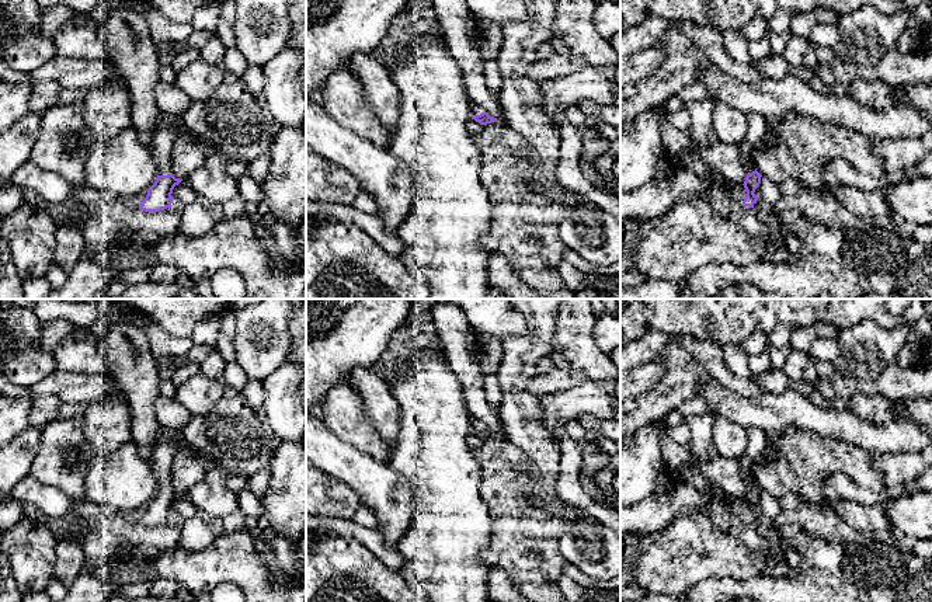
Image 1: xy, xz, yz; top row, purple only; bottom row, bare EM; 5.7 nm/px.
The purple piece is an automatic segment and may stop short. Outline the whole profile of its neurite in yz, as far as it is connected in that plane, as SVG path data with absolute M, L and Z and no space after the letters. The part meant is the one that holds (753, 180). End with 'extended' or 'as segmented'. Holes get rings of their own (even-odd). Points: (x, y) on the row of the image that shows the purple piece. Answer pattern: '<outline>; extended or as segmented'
M761 114L748 115L748 132L744 140L738 145L741 152L741 163L747 174L745 181L743 184L747 191L747 195L743 201L743 206L754 208L758 201L758 196L754 192L759 187L762 175L754 168L751 154L754 147L766 135L766 131L766 116Z; extended

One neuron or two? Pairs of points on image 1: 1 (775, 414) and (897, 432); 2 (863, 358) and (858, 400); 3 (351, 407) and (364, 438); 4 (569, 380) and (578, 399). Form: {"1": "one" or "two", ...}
{"1": "one", "2": "two", "3": "one", "4": "two"}

